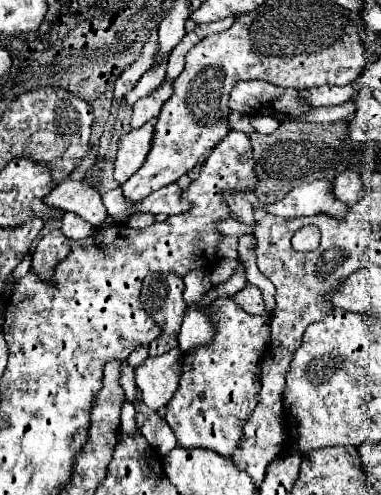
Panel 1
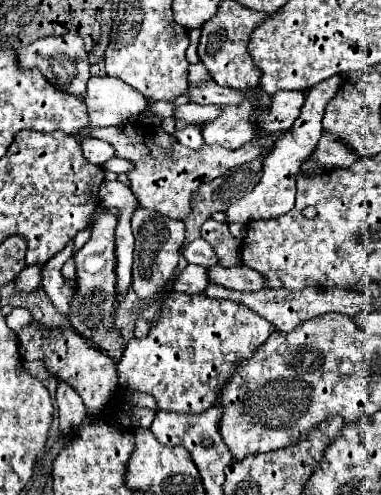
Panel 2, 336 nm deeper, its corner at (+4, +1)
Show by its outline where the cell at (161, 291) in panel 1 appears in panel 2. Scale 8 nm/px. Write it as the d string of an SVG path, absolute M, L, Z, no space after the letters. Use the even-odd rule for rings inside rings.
M136 208L132 216L132 234L136 240L134 248L134 268L132 268L132 288L138 298L150 300L164 290L164 286L174 280L174 272L178 266L178 248L184 244L184 222L164 218L162 214L146 208Z

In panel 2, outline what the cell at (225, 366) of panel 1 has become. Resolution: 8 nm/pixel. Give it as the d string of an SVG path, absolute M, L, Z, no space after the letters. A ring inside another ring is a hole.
M172 292L162 308L162 318L150 328L146 338L132 338L122 354L122 360L116 364L118 382L124 390L138 390L152 394L158 410L164 412L186 412L186 414L202 414L208 410L226 380L230 380L240 362L248 360L272 334L274 326L266 322L262 316L252 312L250 308L230 302L230 300L214 300L206 294L184 294Z

